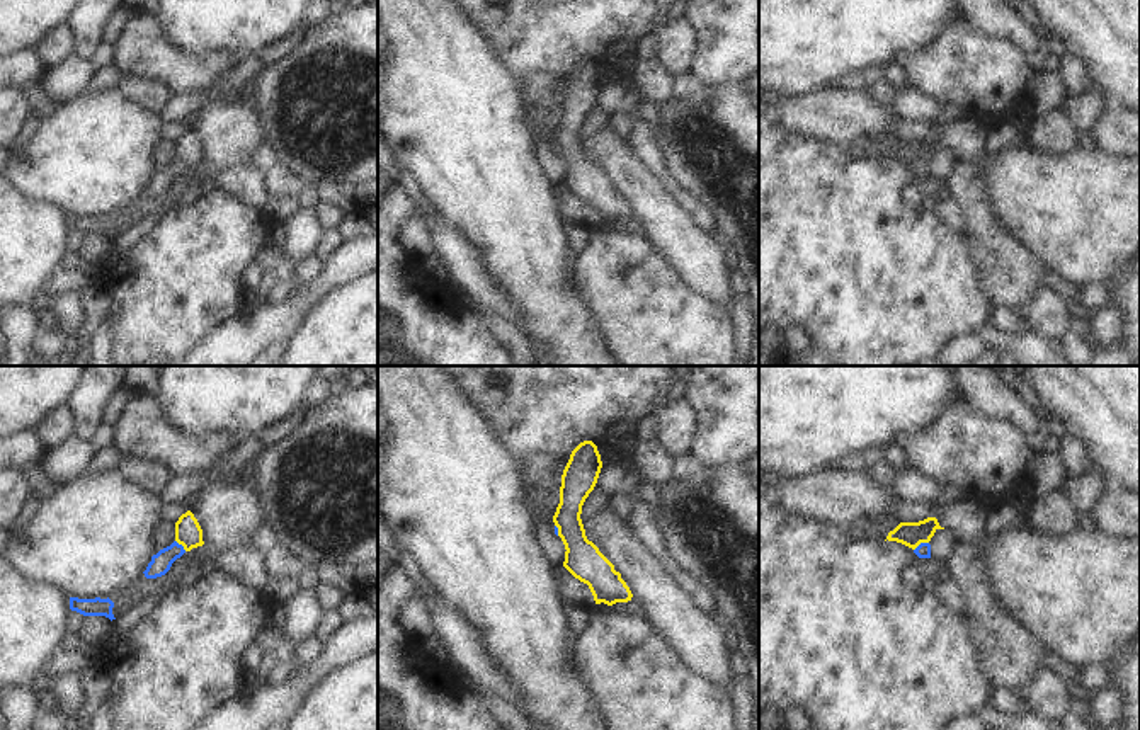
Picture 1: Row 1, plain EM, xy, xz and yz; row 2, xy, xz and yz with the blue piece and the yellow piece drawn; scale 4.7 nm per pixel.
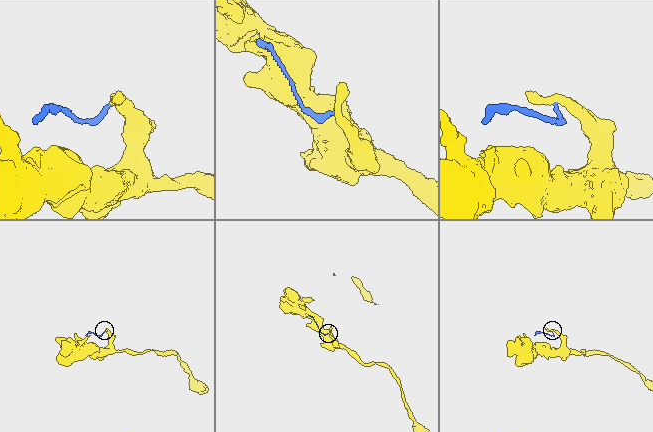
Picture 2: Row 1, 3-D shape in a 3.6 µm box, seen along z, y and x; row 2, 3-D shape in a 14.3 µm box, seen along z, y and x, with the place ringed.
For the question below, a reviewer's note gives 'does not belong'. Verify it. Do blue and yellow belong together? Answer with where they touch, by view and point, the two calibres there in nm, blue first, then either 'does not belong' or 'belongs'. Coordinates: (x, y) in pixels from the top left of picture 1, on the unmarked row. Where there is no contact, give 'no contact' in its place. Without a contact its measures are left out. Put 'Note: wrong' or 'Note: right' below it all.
contact yz (921, 162); calibres 70 and 120 nm; does not belong
Note: right

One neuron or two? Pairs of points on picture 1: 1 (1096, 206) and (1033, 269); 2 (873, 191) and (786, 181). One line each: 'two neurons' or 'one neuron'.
1: two neurons
2: one neuron

